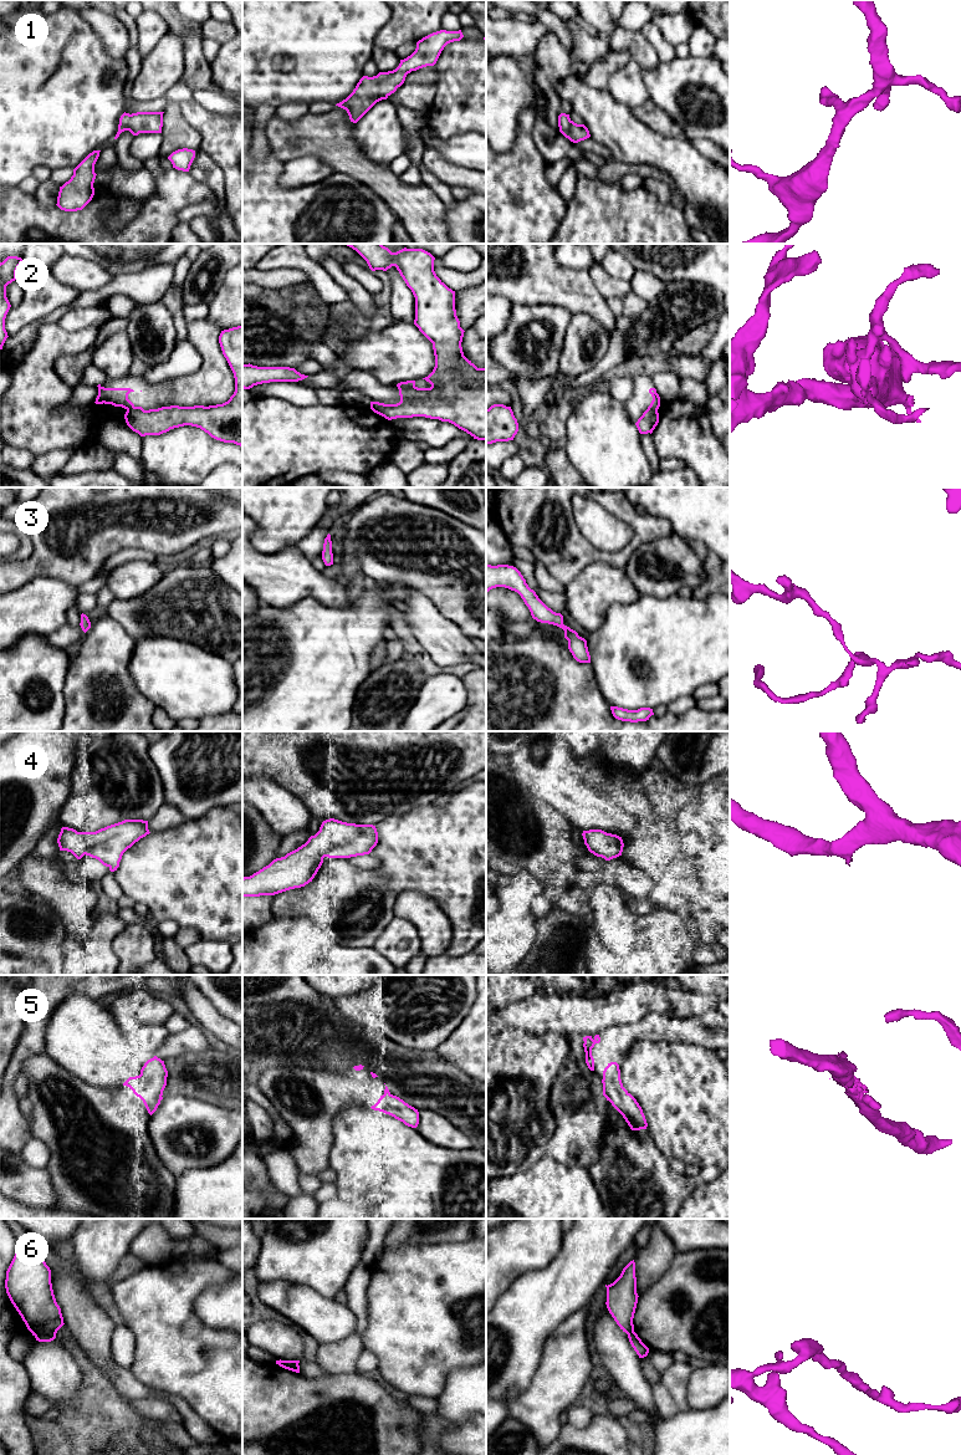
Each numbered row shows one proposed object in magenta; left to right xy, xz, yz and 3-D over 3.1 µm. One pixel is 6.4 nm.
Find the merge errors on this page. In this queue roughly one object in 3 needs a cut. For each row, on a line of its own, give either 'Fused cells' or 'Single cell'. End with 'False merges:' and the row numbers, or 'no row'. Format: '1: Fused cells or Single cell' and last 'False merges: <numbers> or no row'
1: Single cell
2: Fused cells
3: Single cell
4: Single cell
5: Single cell
6: Fused cells
False merges: 2, 6

